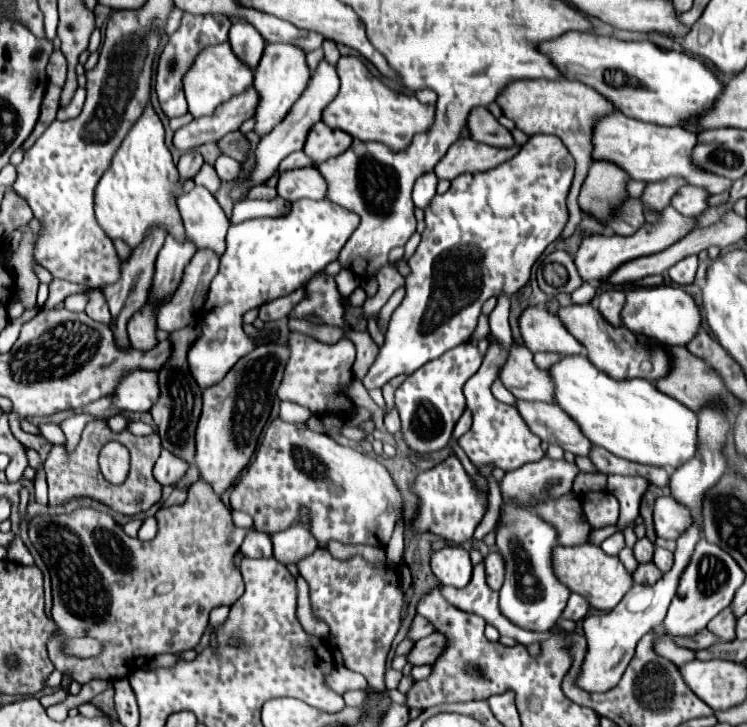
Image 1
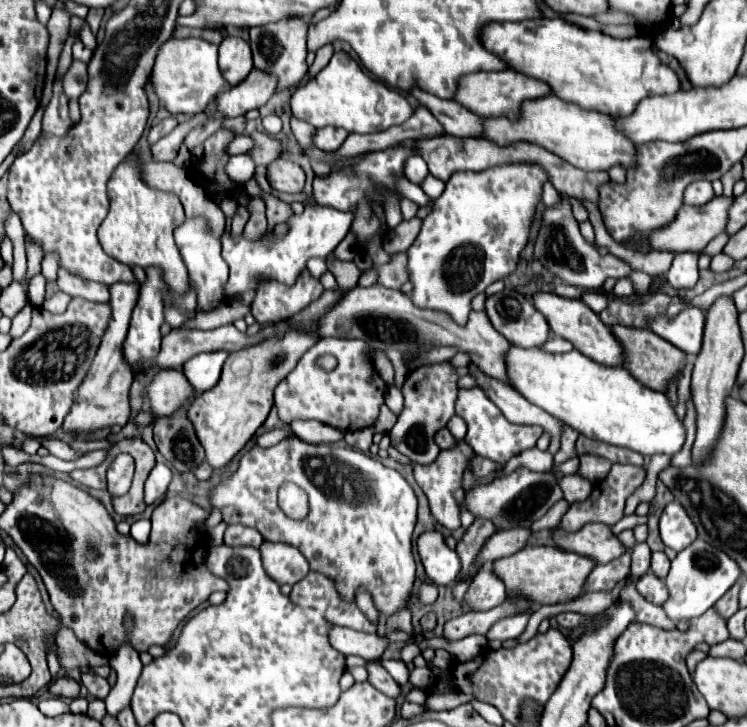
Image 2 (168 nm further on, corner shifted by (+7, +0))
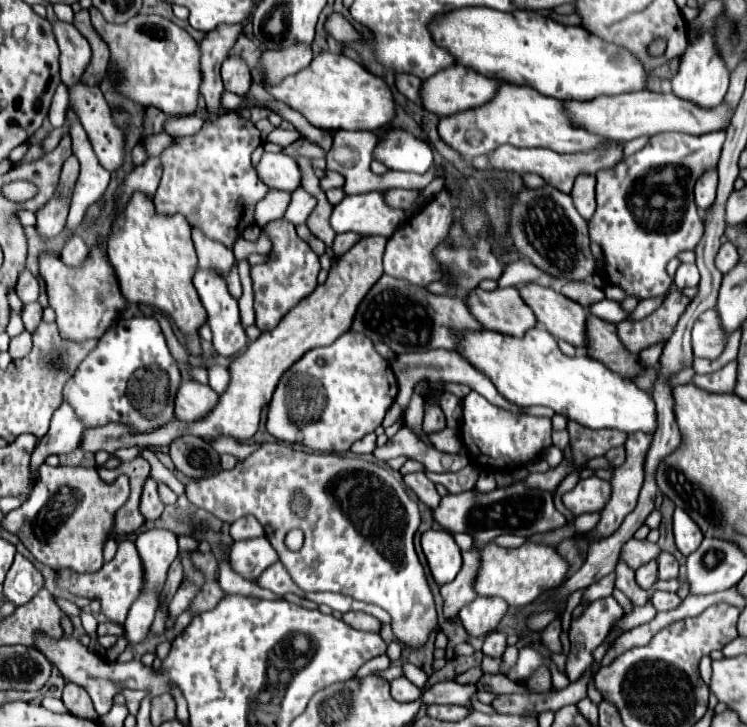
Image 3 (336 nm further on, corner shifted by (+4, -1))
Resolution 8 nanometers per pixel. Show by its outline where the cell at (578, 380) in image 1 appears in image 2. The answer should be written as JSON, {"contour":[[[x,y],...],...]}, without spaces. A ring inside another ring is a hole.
{"contour":[[[512,346],[508,352],[508,372],[512,386],[522,392],[526,400],[590,440],[628,448],[642,456],[674,456],[684,446],[686,428],[676,416],[668,396],[642,386],[626,368],[600,366],[578,350],[548,354],[542,348],[524,350]]]}

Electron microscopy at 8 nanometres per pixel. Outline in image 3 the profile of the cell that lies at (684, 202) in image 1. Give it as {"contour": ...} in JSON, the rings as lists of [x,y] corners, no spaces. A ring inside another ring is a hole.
{"contour":[[[717,169],[705,171],[697,183],[695,183],[695,203],[699,209],[707,209],[715,201],[715,191],[717,191]]]}

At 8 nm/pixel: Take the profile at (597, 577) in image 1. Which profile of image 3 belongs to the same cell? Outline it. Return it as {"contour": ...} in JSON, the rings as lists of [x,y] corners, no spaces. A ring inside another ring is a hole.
{"contour":[[[527,541],[519,549],[505,549],[495,543],[481,547],[479,551],[481,563],[475,575],[473,589],[481,597],[503,597],[511,607],[523,607],[533,603],[547,589],[557,587],[567,575],[567,561],[545,543]]]}

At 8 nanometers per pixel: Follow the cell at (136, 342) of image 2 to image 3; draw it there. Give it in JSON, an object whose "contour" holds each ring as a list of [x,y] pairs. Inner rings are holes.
{"contour":[[[131,317],[121,319],[115,329],[107,331],[97,347],[81,361],[75,375],[63,387],[63,401],[69,403],[85,427],[101,427],[107,423],[123,423],[137,433],[151,433],[163,425],[167,425],[175,417],[175,395],[181,385],[181,373],[177,361],[171,357],[163,331],[153,317]]]}

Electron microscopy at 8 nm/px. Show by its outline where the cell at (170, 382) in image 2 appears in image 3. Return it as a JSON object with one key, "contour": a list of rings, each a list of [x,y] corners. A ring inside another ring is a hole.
{"contour":[[[183,381],[175,399],[175,417],[187,423],[199,421],[209,413],[219,401],[219,395],[209,387],[197,381]]]}

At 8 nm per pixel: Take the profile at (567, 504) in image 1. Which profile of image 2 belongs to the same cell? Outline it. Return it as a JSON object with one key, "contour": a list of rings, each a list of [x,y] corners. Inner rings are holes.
{"contour":[[[560,524],[554,528],[554,542],[568,552],[590,556],[598,564],[606,564],[626,552],[604,524],[584,524],[576,532],[566,532]]]}

